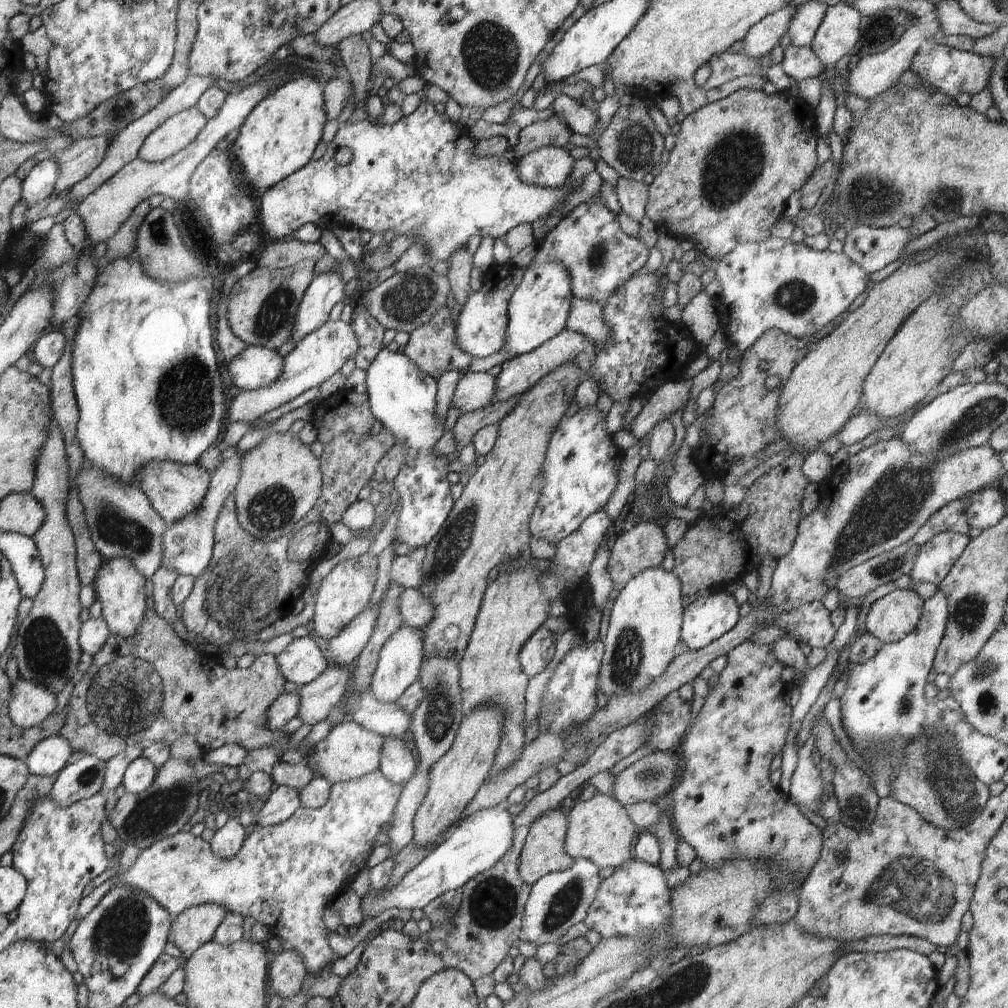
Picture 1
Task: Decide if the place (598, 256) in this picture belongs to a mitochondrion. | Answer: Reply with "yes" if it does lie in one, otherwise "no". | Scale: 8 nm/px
yes

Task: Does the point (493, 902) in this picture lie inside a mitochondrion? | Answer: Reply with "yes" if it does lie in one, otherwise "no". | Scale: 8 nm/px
yes

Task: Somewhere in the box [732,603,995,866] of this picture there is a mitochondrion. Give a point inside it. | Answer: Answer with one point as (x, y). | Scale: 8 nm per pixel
(937, 765)

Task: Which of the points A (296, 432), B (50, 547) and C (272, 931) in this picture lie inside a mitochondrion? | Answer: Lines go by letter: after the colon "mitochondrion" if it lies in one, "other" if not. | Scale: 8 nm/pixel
A: other
B: other
C: other

